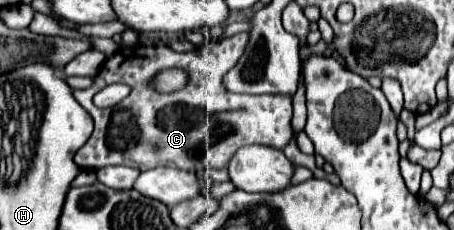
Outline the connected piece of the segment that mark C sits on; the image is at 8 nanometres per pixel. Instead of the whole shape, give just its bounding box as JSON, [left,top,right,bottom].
[75,32,293,172]

